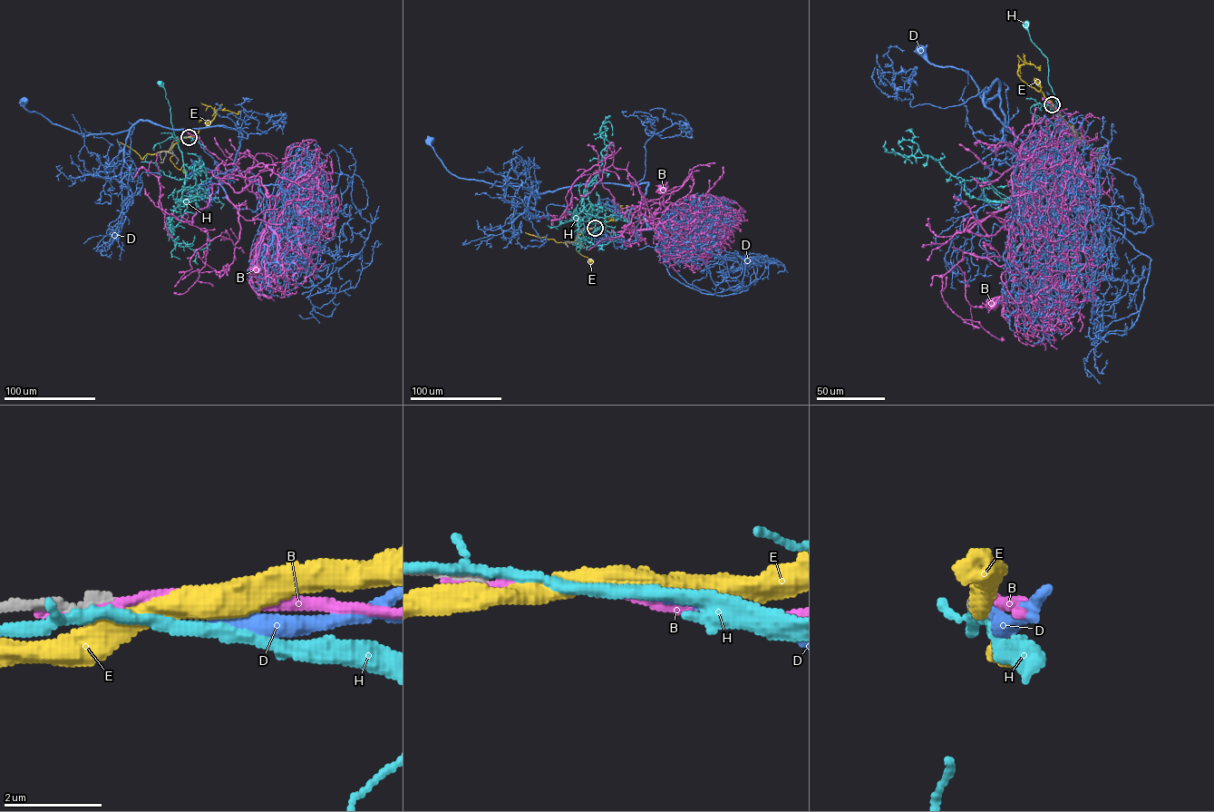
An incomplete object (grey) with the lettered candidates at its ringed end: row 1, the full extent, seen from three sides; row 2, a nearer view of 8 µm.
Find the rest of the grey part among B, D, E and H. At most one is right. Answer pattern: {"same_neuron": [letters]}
{"same_neuron": ["D"]}

